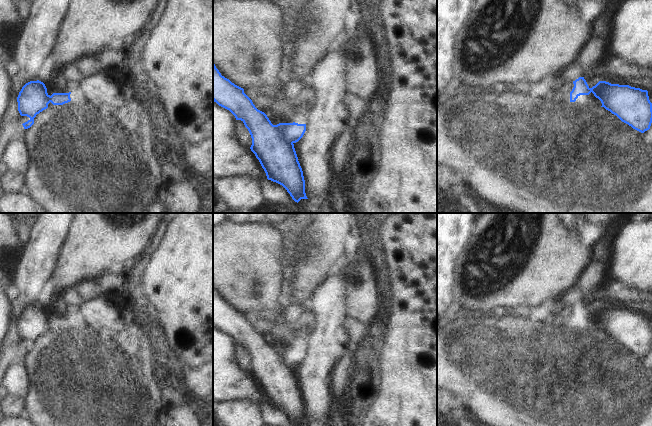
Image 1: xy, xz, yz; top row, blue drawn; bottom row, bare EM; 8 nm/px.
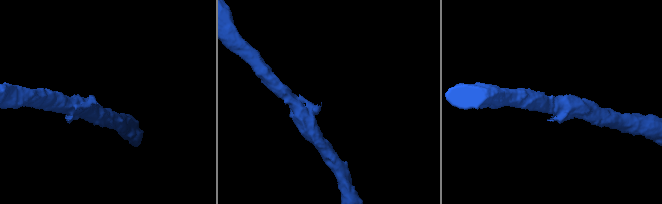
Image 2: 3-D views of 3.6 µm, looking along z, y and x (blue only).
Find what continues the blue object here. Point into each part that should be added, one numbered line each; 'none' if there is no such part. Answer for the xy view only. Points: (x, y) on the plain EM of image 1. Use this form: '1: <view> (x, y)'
none

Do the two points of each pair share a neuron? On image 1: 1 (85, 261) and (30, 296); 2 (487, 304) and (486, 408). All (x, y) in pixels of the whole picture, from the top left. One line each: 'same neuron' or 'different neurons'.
1: different neurons
2: different neurons

